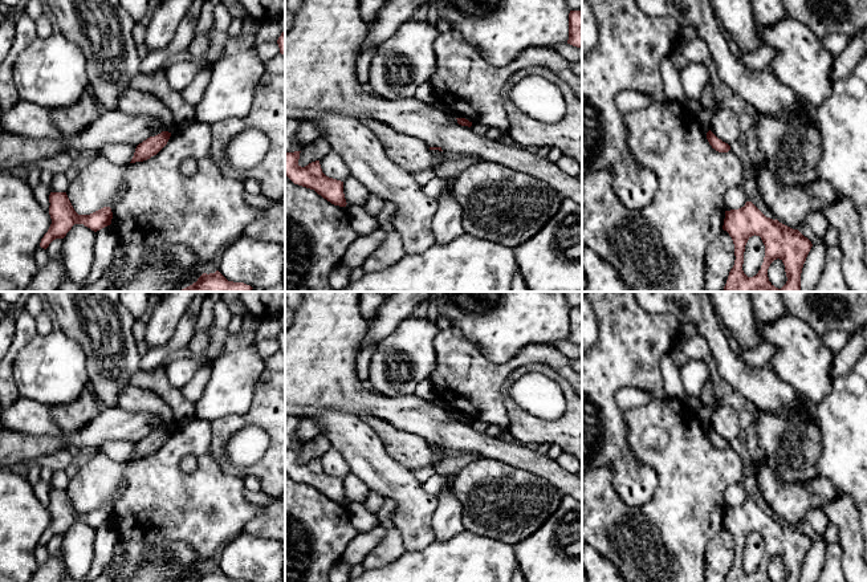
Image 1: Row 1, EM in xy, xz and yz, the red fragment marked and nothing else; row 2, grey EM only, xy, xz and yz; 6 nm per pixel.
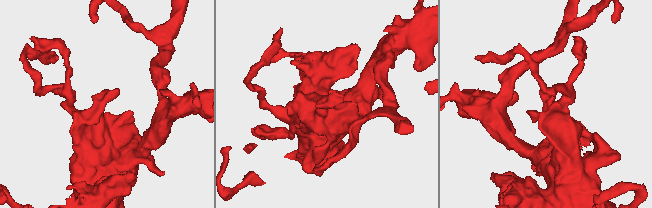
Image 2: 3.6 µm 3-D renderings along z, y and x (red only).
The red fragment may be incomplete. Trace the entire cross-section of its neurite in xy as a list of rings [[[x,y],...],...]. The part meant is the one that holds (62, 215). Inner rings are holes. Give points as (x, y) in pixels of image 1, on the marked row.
[[[50,192],[49,203],[52,224],[40,243],[40,247],[44,249],[53,240],[64,239],[74,224],[84,224],[94,232],[111,224],[113,212],[110,207],[103,207],[90,215],[78,215],[66,192]]]

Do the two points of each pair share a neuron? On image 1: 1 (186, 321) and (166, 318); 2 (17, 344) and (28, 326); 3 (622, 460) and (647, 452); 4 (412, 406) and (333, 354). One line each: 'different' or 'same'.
1: different
2: same
3: different
4: same

